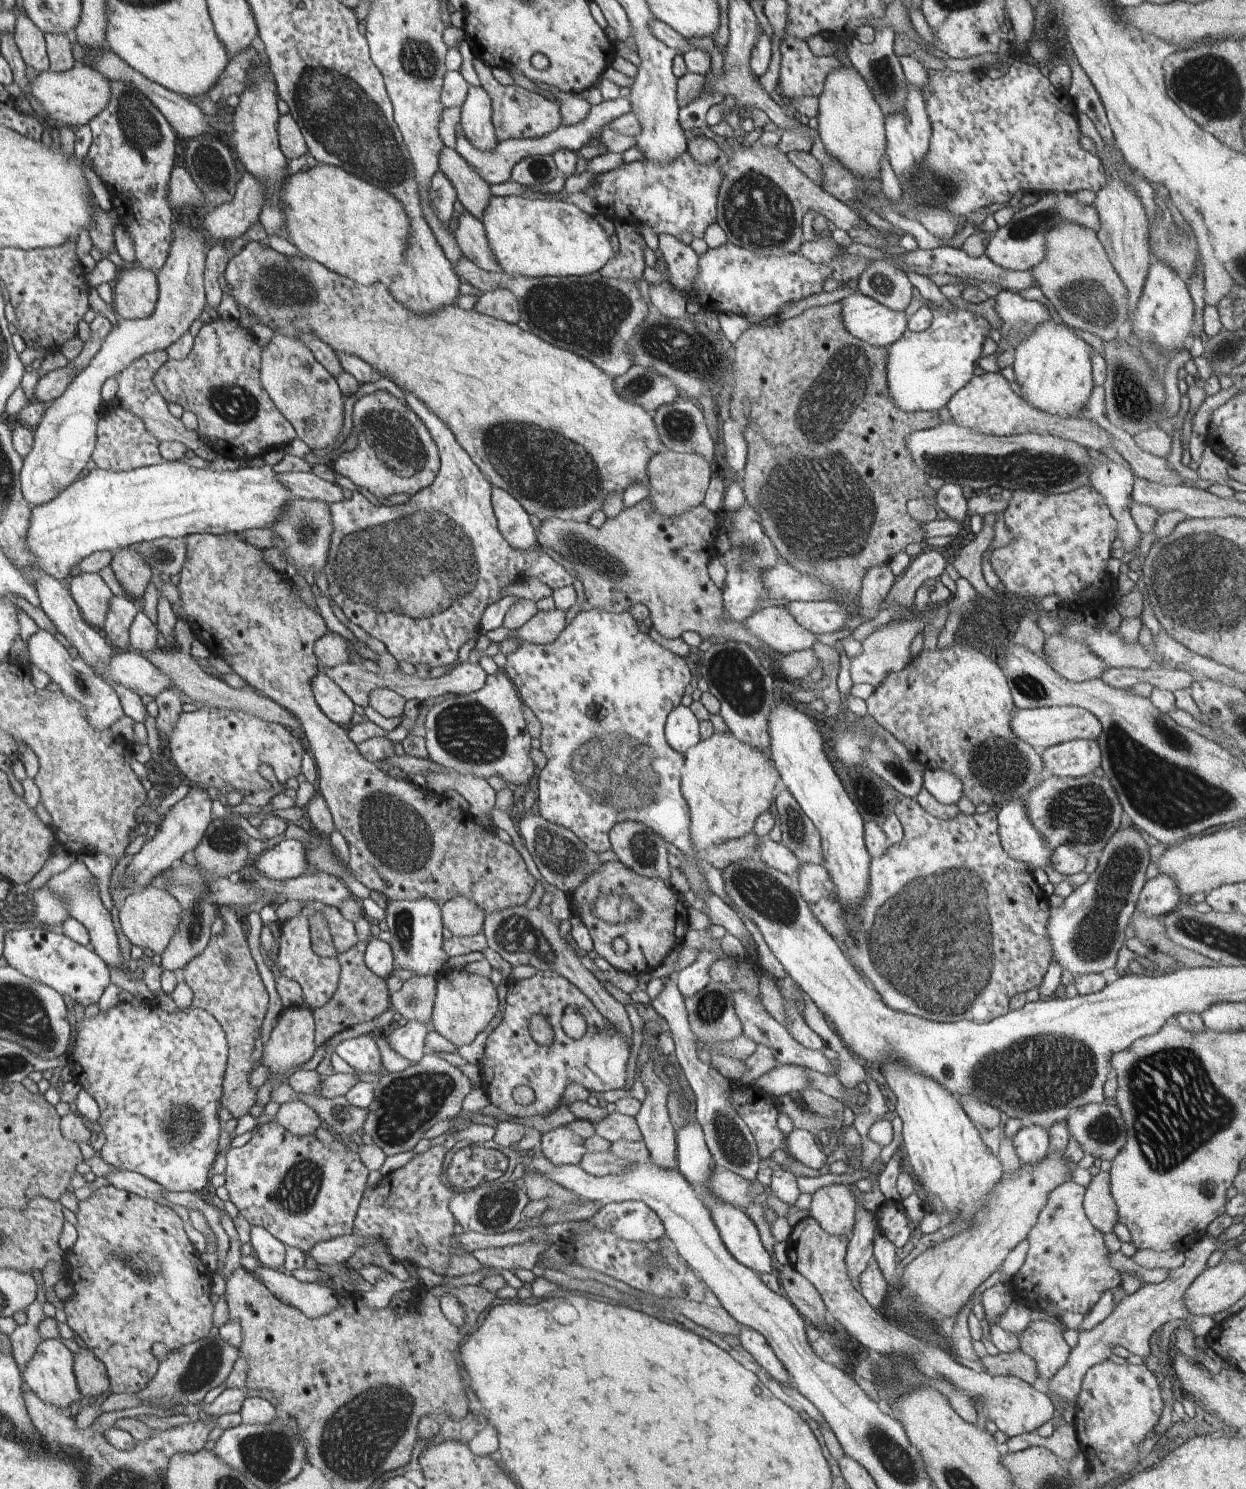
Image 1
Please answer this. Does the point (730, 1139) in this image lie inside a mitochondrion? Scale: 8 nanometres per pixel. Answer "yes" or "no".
yes

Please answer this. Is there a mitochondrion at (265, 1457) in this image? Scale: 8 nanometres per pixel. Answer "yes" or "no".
yes

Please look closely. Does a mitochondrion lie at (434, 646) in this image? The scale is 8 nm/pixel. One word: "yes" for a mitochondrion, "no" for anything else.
no

